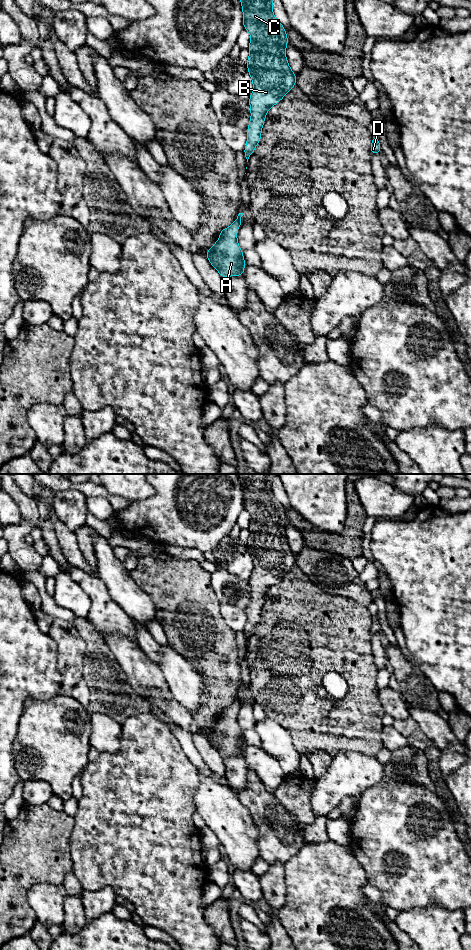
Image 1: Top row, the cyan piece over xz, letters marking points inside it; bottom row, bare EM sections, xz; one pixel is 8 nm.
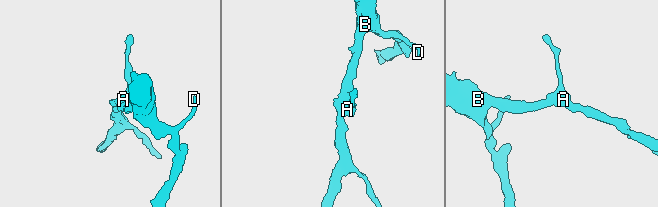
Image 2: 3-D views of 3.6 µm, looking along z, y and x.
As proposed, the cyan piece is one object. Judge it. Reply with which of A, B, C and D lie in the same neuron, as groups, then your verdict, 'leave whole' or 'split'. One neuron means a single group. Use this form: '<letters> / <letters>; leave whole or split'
A B C D; leave whole

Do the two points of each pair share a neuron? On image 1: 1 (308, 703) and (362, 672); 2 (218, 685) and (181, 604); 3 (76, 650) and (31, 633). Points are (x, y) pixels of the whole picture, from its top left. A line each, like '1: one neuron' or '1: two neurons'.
1: one neuron
2: one neuron
3: two neurons

